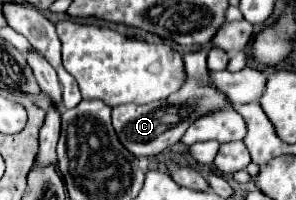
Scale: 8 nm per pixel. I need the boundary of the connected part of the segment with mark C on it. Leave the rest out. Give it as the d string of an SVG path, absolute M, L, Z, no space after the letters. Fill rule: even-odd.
M207 49L191 51L185 55L187 83L171 97L149 105L127 103L127 105L113 107L113 129L127 151L131 151L135 157L155 157L169 145L177 143L183 137L185 129L195 121L195 117L201 117L217 107L231 107L225 95L221 95L217 89L209 85L207 67L203 59L207 59Z

